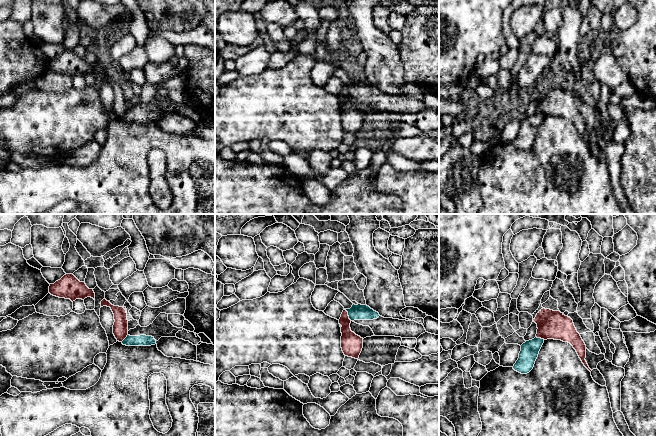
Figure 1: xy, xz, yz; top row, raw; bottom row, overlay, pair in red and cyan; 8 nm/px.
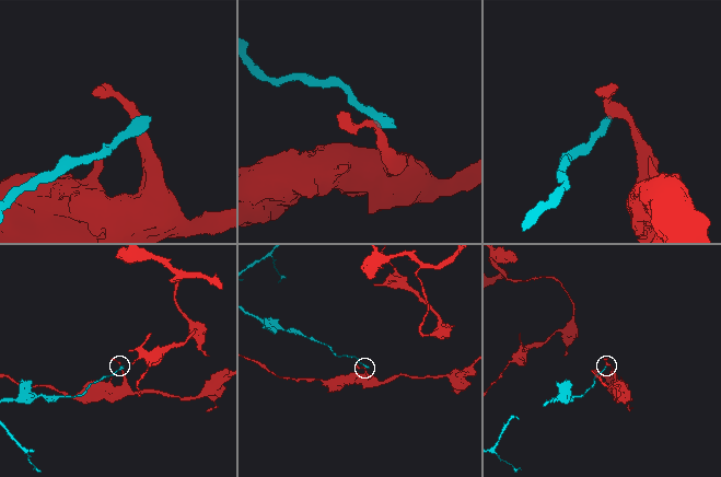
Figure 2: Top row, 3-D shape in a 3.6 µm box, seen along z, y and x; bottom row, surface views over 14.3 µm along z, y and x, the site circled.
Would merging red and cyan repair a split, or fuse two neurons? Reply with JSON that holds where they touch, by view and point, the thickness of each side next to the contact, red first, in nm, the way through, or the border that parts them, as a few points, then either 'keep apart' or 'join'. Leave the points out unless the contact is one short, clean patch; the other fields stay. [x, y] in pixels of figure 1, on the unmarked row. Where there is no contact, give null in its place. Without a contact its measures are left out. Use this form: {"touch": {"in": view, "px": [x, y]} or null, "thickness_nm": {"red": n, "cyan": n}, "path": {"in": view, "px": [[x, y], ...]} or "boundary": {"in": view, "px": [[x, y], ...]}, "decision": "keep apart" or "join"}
{"touch": {"in": "xz", "px": [347, 91]}, "thickness_nm": {"red": 170, "cyan": 130}, "boundary": {"in": "xz", "px": [[344, 85], [351, 96]]}, "decision": "keep apart"}

